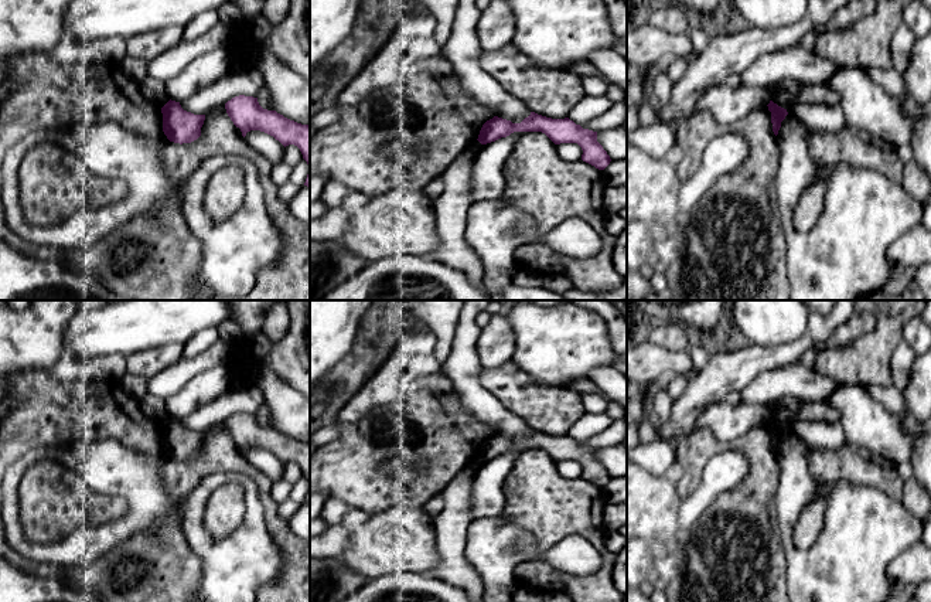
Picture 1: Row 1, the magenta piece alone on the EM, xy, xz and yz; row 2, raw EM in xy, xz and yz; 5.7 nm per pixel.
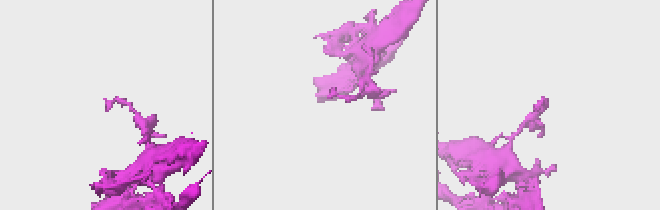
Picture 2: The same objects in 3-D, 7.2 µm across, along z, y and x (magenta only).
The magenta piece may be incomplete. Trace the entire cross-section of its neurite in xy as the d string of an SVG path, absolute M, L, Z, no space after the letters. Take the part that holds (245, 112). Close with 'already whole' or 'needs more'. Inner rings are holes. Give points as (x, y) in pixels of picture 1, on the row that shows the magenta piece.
M235 96L225 103L225 109L233 125L241 129L243 137L250 130L260 130L273 136L284 147L289 144L297 146L308 164L304 186L310 187L310 125L301 125L276 110L263 109L258 98L253 96Z | already whole

